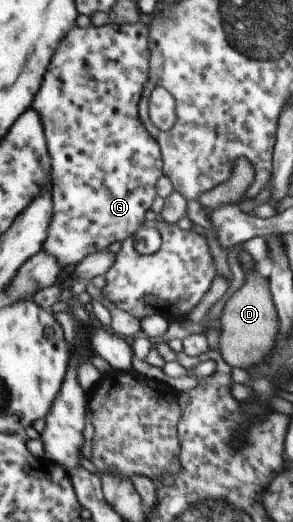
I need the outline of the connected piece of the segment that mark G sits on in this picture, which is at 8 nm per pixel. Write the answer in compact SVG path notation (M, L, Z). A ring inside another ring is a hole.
M142 21L123 24L122 26L117 26L113 23L99 27L93 24L89 24L89 26L84 28L77 25L73 26L71 31L63 37L59 49L52 57L43 83L40 85L40 91L36 93L36 97L32 101L31 108L41 117L42 125L44 126L48 152L51 154L52 162L52 185L50 187L52 192L52 221L48 229L48 239L44 241L42 250L58 260L58 264L62 268L69 267L69 265L77 265L89 254L105 249L111 243L115 243L115 241L121 243L123 240L135 235L139 228L148 224L145 219L145 213L149 211L153 201L155 201L155 197L157 197L155 183L159 181L161 175L164 175L162 152L159 144L145 129L138 114L138 103L149 75L148 26L147 23L144 24Z

